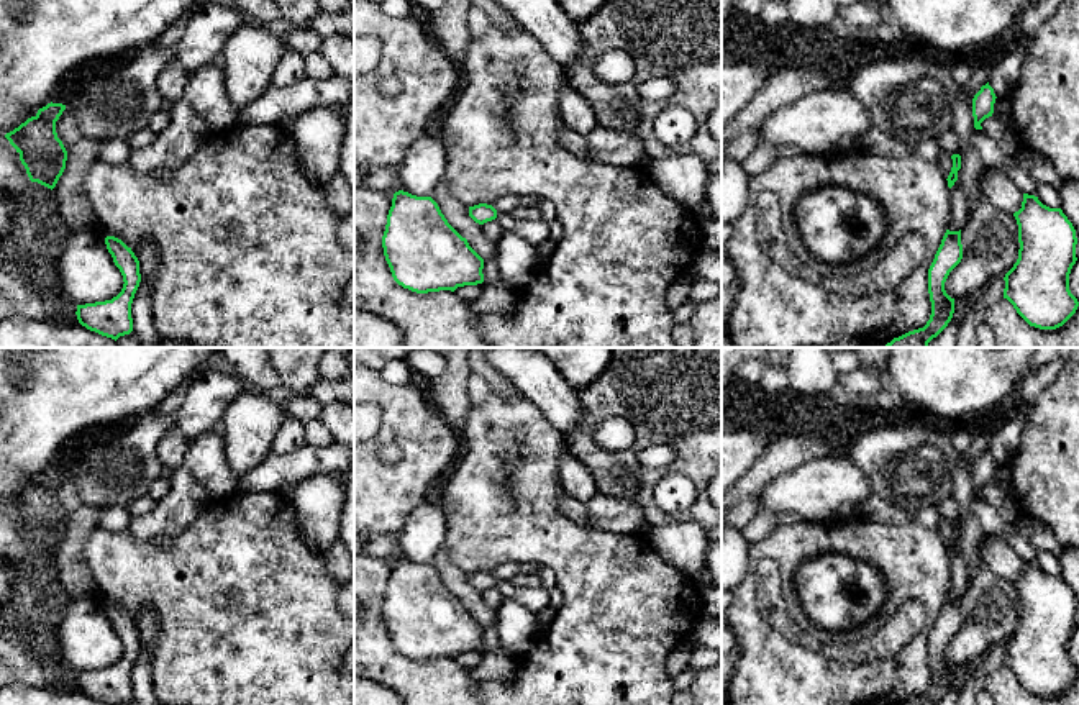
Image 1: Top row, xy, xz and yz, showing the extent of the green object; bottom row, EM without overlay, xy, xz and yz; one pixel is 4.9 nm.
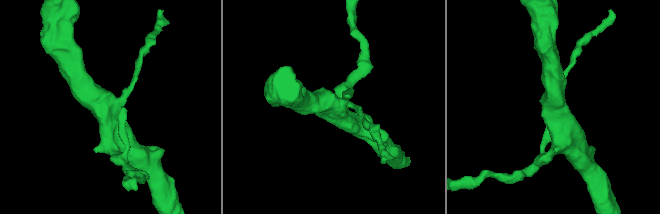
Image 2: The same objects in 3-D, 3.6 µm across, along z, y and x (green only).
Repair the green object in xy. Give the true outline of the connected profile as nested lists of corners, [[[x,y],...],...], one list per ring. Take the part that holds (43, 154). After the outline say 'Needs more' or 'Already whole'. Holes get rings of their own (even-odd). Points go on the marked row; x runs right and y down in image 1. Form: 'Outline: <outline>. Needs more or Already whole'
Outline: [[[48,103],[5,138],[20,154],[31,182],[54,189],[66,169],[67,151],[56,133],[56,121],[66,110],[62,103]]]. Already whole

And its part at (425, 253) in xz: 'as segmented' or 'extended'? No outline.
as segmented

